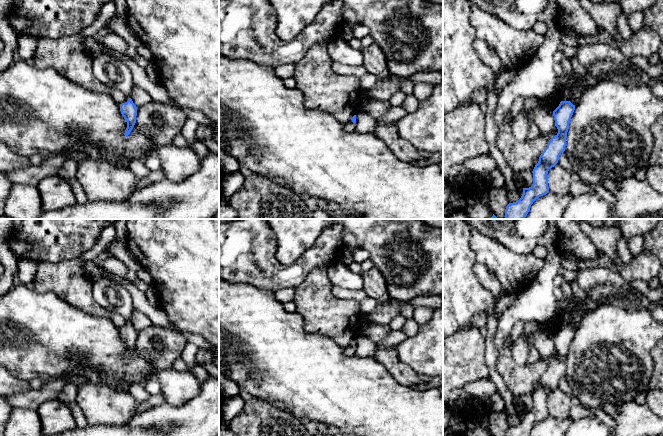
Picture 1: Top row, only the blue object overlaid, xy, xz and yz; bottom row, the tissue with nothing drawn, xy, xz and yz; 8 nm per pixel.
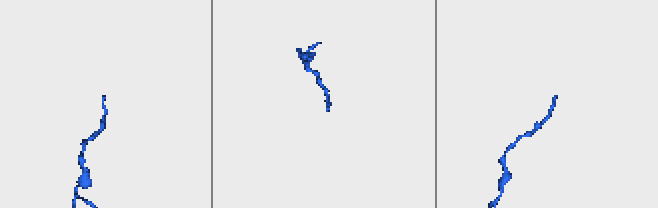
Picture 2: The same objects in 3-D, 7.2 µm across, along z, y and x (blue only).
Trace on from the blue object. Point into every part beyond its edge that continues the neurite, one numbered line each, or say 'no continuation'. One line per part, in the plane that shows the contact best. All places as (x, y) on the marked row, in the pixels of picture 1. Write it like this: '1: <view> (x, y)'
1: xy (108, 69)

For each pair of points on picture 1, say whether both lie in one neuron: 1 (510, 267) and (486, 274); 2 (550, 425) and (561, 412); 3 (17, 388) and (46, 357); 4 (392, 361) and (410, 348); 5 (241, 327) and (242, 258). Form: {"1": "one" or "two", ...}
{"1": "two", "2": "two", "3": "two", "4": "two", "5": "two"}

